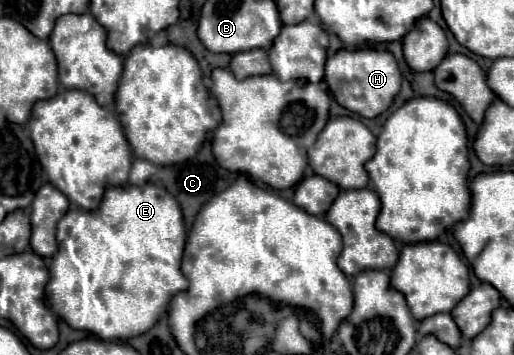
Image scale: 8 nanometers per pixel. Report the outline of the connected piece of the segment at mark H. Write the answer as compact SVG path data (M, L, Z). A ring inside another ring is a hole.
M340 49L326 61L324 81L328 83L328 89L342 107L346 107L352 113L358 113L360 117L376 117L392 105L396 93L400 91L402 77L398 63L390 51Z

